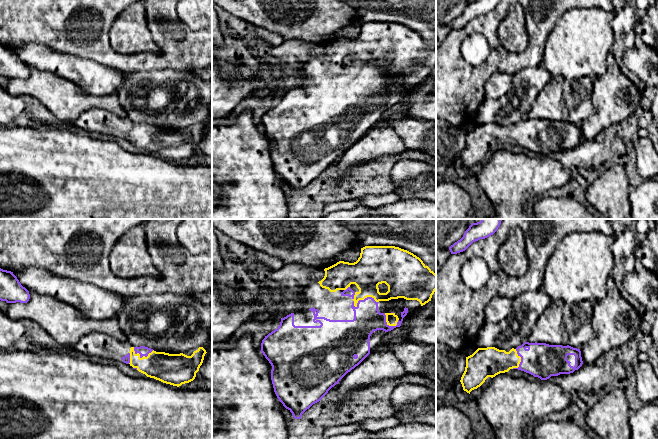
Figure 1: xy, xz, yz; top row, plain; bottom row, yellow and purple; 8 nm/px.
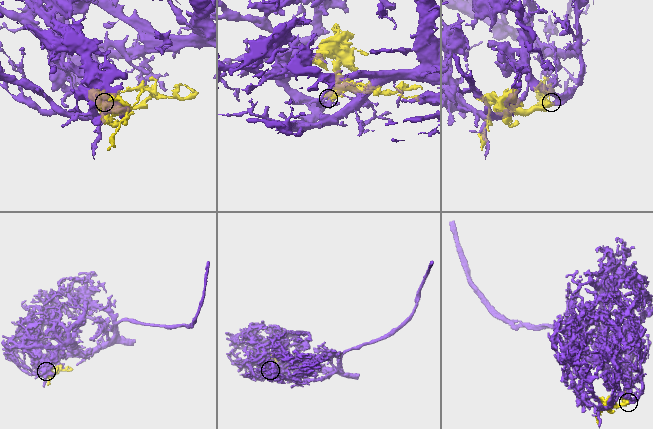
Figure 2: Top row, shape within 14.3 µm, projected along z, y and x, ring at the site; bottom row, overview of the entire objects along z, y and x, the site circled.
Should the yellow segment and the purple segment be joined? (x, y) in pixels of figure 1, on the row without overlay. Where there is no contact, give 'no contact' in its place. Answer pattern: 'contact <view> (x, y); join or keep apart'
contact xz (358, 76); join

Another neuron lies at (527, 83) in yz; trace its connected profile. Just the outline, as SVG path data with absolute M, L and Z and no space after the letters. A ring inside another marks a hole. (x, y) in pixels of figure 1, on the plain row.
M541 64L520 70L513 74L513 83L506 95L497 100L484 99L473 121L508 126L527 118L536 97L551 77Z

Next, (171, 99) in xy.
M157 69L126 73L126 78L117 92L126 116L134 123L145 122L169 130L180 130L190 125L203 123L208 128L212 123L212 85L194 72L176 69Z

